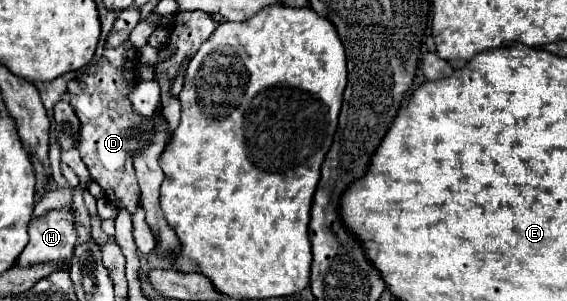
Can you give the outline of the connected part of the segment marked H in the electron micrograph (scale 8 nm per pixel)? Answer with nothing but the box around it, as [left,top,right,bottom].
[17,208,77,266]

